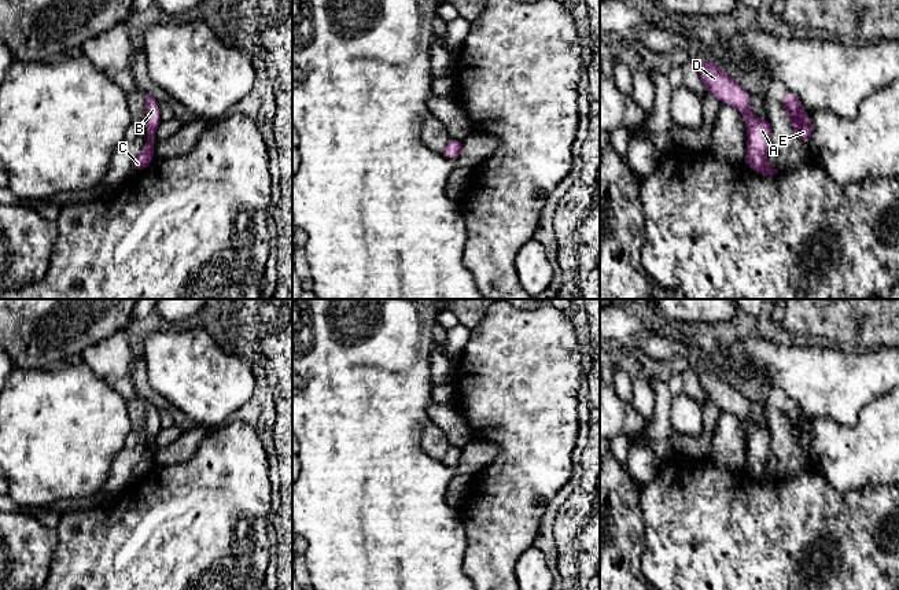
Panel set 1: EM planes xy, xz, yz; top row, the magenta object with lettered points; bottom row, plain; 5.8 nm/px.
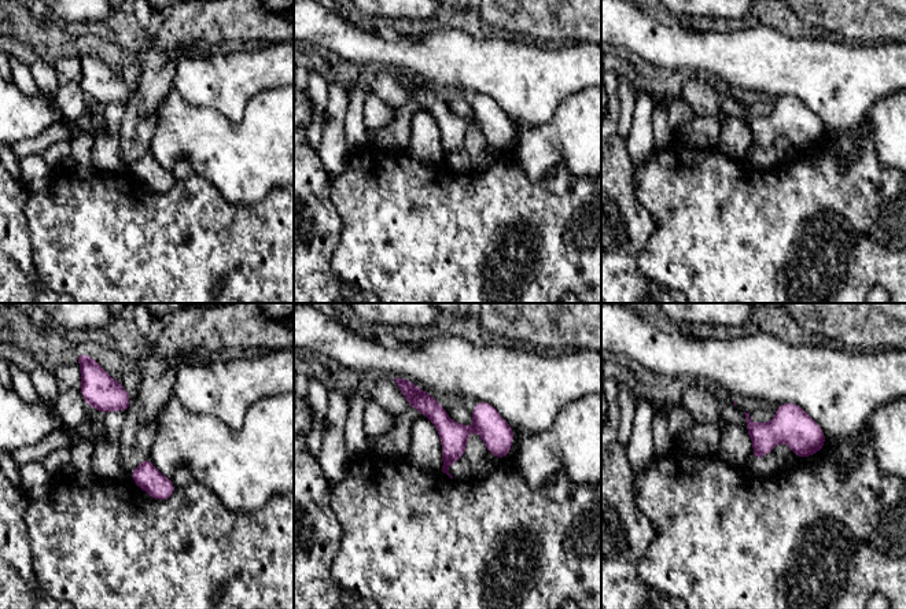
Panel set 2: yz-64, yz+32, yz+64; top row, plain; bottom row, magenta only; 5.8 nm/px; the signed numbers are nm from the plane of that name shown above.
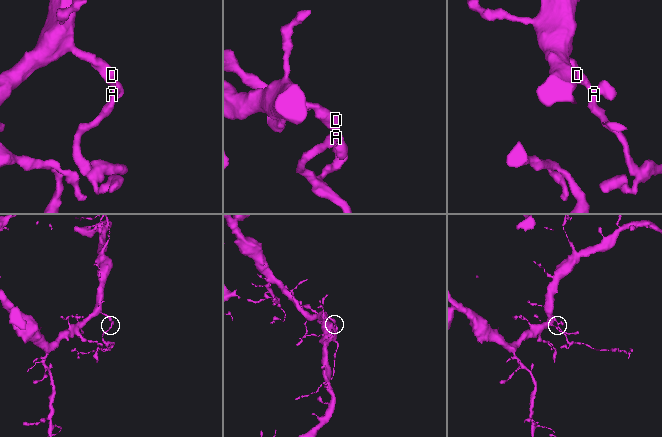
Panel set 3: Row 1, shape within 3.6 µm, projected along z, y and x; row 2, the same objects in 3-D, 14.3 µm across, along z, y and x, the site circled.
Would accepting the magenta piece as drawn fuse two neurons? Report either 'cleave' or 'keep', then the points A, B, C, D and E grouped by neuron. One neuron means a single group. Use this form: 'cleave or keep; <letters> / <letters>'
keep; A B C D E

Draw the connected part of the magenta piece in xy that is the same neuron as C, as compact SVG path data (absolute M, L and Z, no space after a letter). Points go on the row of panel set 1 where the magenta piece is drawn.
M145 93L145 96L147 96L147 107L145 107L147 141L141 152L133 159L132 163L133 173L148 167L154 161L152 150L154 150L155 130L161 123L158 100L150 93Z

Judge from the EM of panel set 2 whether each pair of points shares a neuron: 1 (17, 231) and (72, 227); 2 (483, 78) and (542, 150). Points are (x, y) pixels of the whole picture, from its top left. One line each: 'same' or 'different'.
1: different
2: different

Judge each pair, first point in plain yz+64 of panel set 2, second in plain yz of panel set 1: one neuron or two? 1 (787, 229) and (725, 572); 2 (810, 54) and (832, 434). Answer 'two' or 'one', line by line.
1: one
2: two

